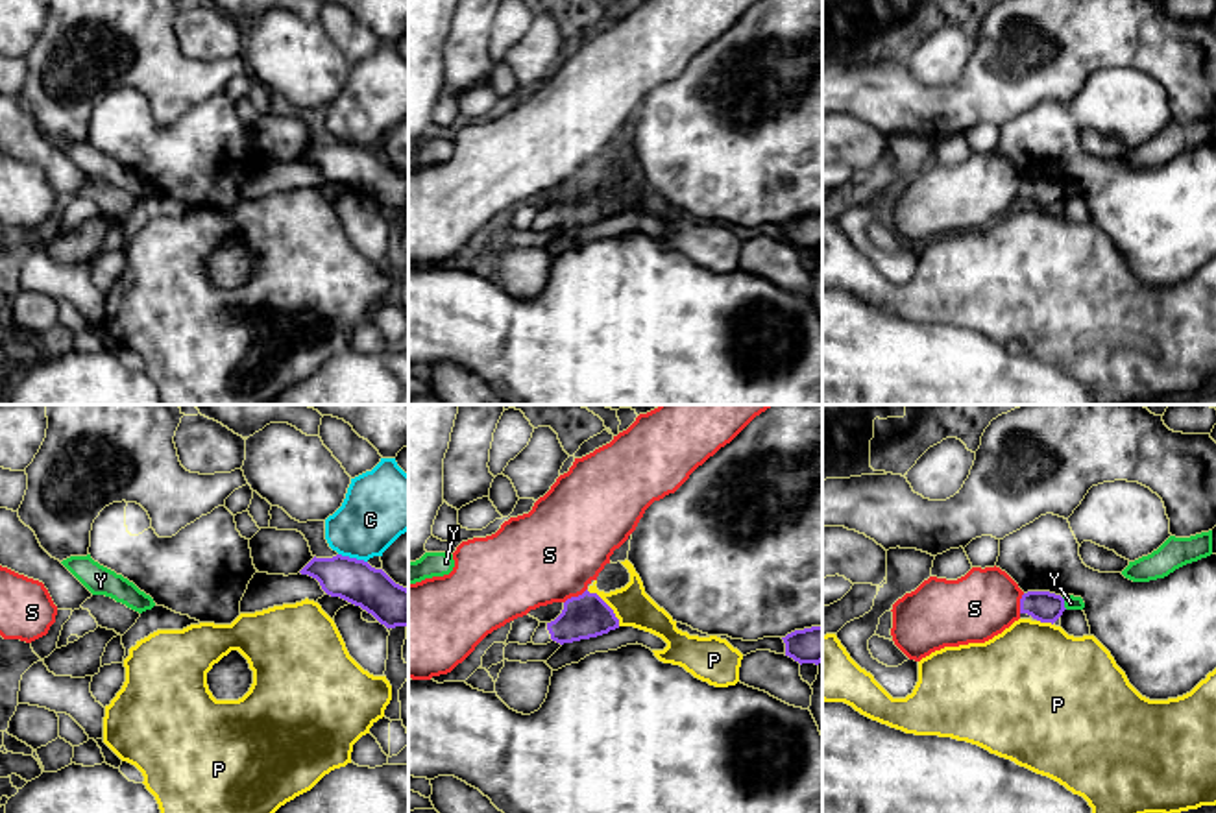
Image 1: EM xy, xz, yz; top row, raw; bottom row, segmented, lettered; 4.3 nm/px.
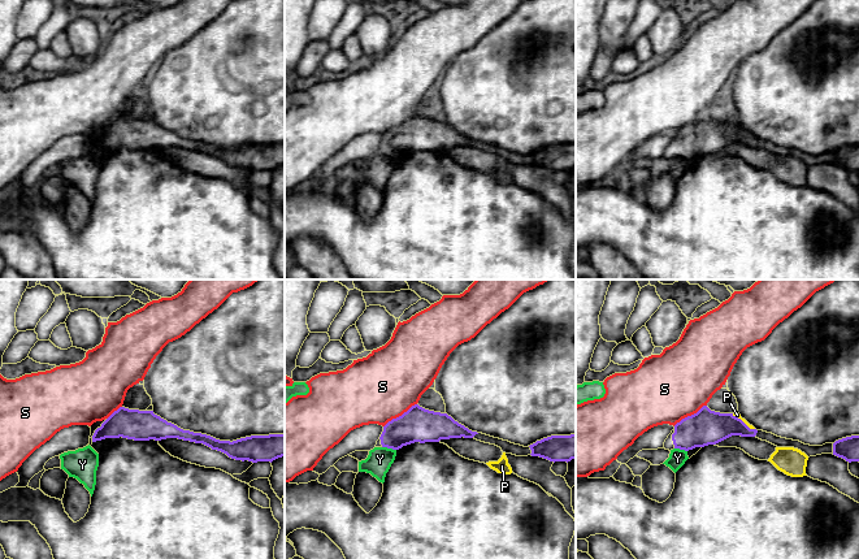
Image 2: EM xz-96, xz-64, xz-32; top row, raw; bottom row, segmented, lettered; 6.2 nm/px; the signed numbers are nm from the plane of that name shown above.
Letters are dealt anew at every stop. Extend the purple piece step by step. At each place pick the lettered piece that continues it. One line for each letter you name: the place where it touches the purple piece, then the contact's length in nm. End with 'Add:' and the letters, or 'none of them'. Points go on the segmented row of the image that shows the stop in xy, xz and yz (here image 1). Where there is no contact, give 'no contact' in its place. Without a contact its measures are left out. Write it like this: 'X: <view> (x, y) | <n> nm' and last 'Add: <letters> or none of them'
Add: none of them

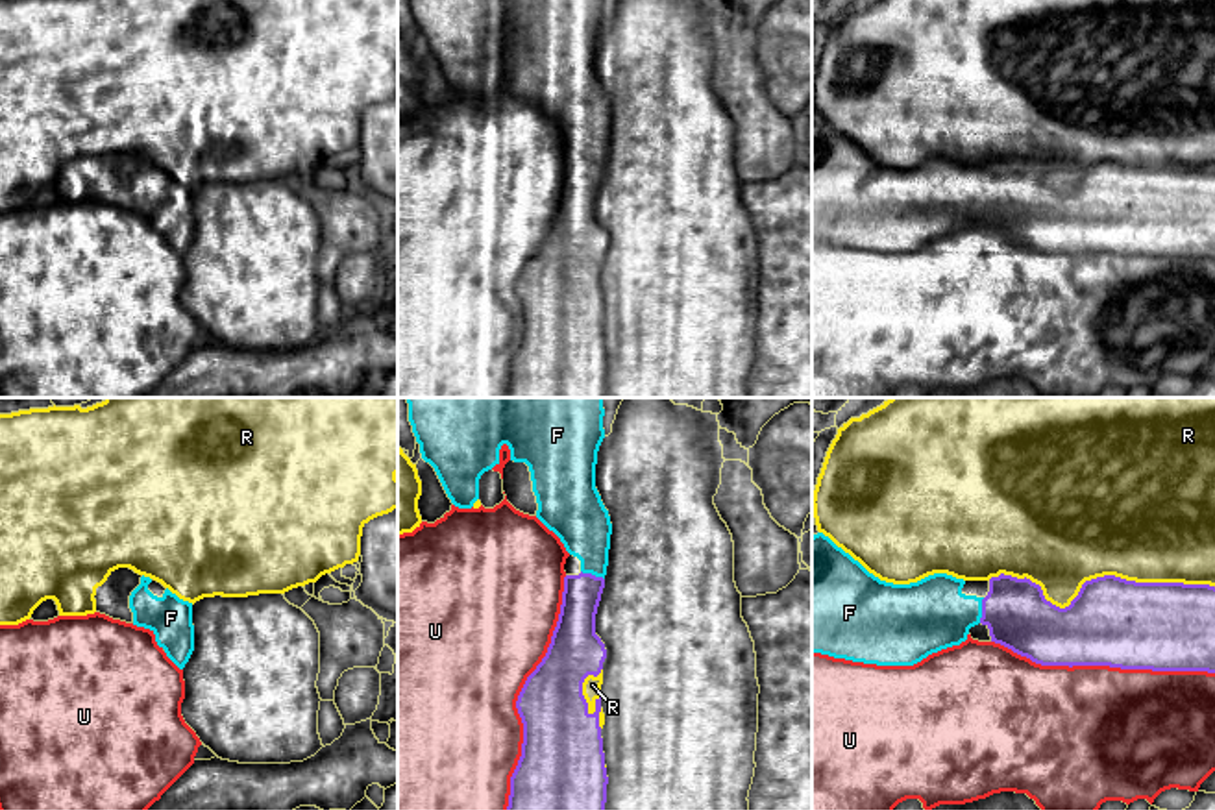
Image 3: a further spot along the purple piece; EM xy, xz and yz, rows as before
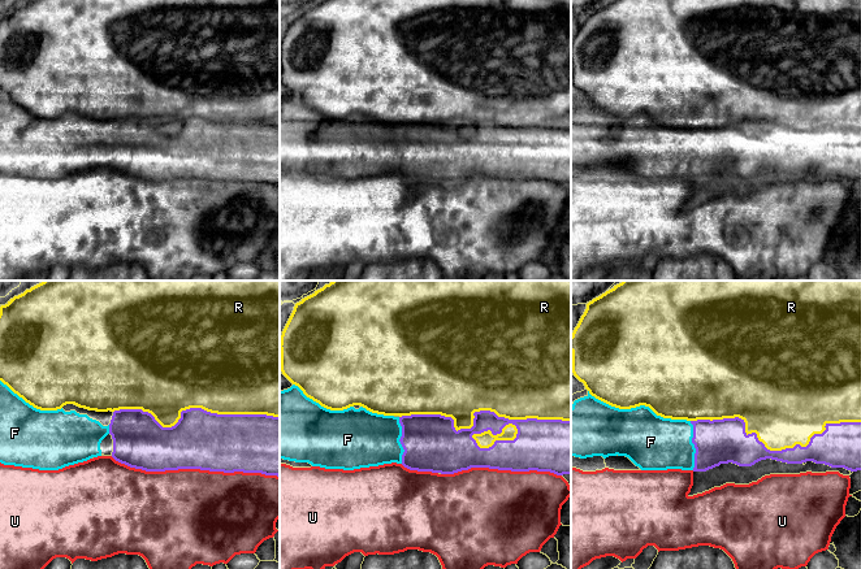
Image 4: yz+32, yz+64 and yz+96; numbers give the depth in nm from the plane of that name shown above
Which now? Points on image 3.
F: yz (982, 611) | 110 nm
Add: F

